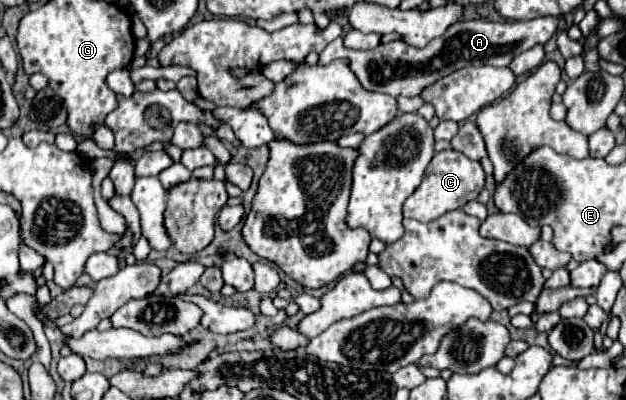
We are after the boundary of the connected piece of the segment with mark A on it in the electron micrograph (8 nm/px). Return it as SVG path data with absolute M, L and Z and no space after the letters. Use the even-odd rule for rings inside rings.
M537 17L531 21L505 21L505 23L491 23L491 21L459 21L451 25L441 37L433 39L427 47L417 49L405 45L403 41L391 41L385 45L375 47L373 51L353 51L345 49L341 37L331 41L319 53L319 65L329 65L335 59L349 59L349 69L355 73L359 83L367 91L387 93L391 97L415 97L421 93L423 87L435 83L437 79L453 73L455 69L469 67L469 65L495 65L507 67L515 55L529 51L535 45L545 45L559 29L557 17ZM373 61L373 71L371 71Z

